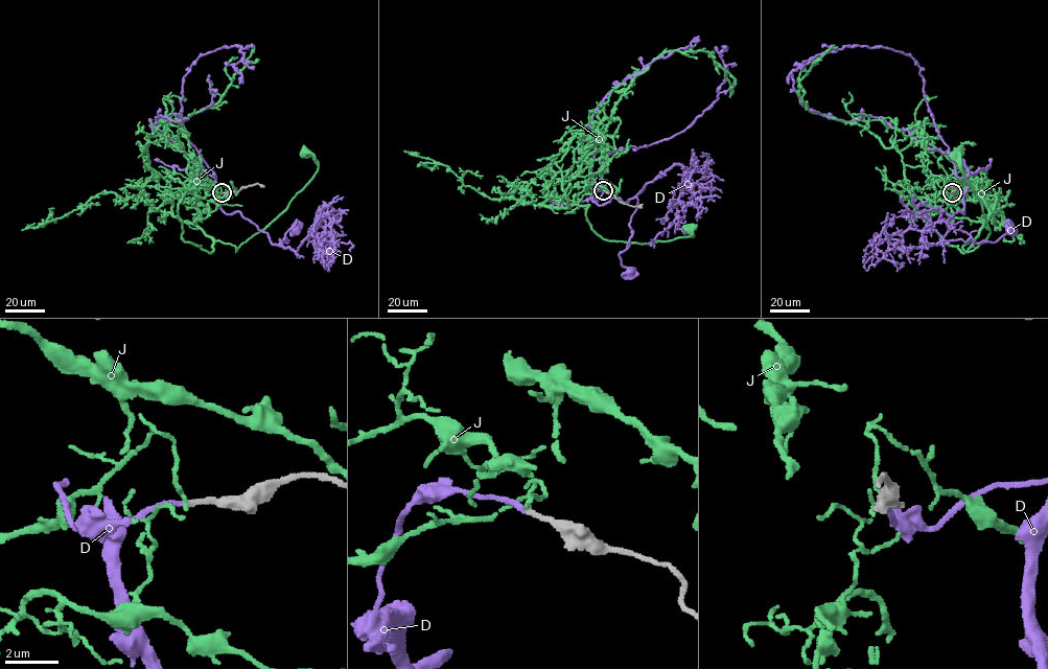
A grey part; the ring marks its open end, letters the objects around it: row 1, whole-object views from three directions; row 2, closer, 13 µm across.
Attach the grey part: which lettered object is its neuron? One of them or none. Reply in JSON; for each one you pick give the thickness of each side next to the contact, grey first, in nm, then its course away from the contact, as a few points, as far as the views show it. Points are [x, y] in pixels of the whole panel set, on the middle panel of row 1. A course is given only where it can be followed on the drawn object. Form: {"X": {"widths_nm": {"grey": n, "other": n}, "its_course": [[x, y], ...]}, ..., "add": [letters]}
{"D": {"widths_nm": {"grey": 200, "other": 200}, "its_course": [[603, 190], [596, 189], [591, 200], [600, 205], [612, 197], [637, 201], [632, 233], [619, 255], [628, 272]]}, "add": ["D"]}

